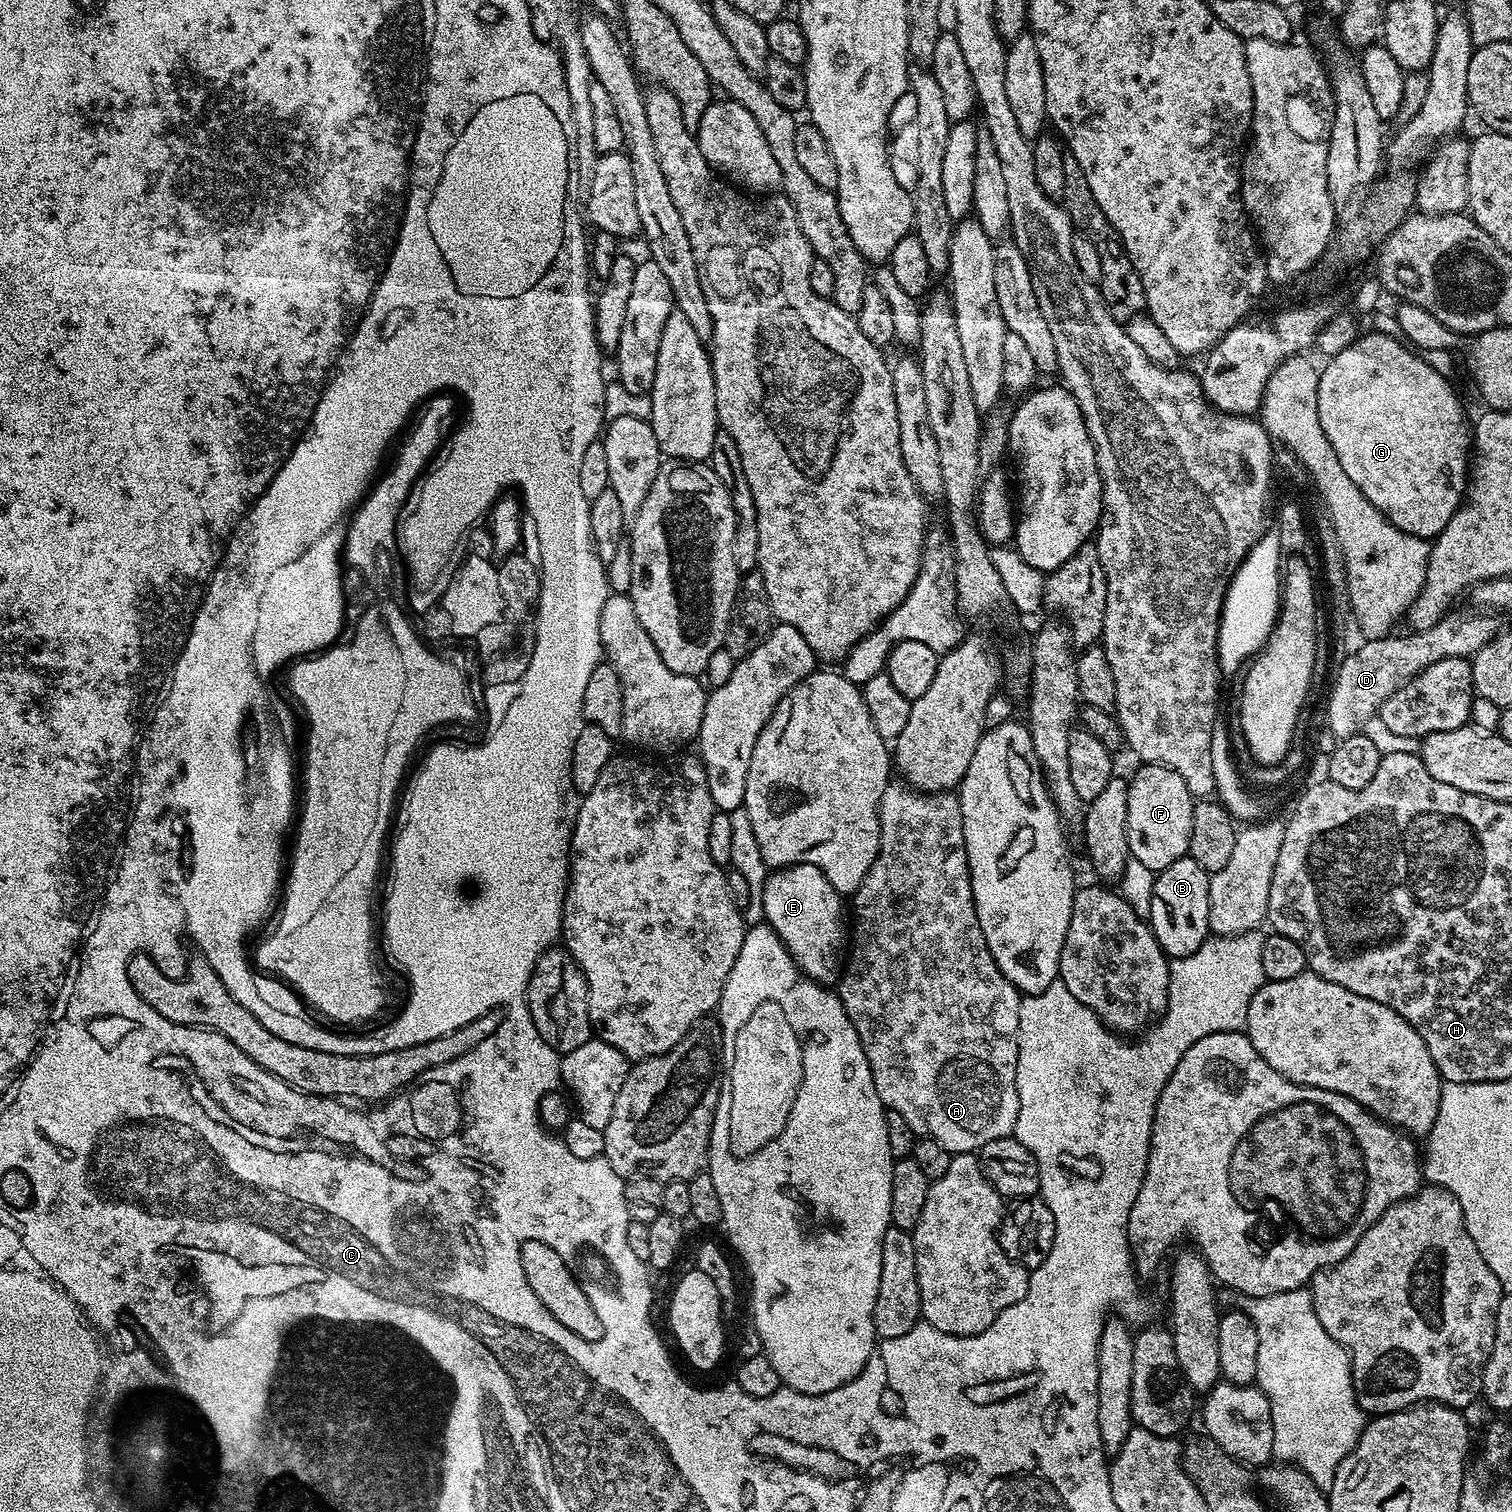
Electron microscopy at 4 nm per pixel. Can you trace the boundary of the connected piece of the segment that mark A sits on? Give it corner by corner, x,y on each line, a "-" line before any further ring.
890,782
886,786
886,790
882,794
882,802
880,803
880,845
878,846
878,854
874,858
874,862
870,866
866,878
862,878
862,886
858,886
858,890
852,893
850,903
852,903
852,908
850,904
850,945
852,944
852,953
849,956
847,953
846,963
843,965
838,981
838,995
842,1006
846,1010
846,1014
850,1018
850,1022
854,1022
854,1030
858,1030
858,1038
862,1042
862,1050
866,1054
866,1062
870,1062
870,1074
874,1078
874,1090
878,1090
878,1098
884,1104
885,1109
898,1110
898,1114
902,1114
902,1118
906,1118
910,1130
914,1130
917,1137
938,1142
946,1151
953,1154
958,1152
975,1153
982,1146
986,1146
986,1142
994,1142
994,1138
1013,1135
1016,1131
1016,1119
1018,1118
1018,1086
1016,1085
1018,1042
1016,1041
1016,1031
1018,1030
1018,1022
1020,1021
1018,1010
1020,1009
1022,993
1013,984
1006,982
1002,970
998,970
998,966
990,954
990,946
986,946
986,938
982,934
982,926
978,926
978,914
974,906
974,894
972,893
970,870
968,869
968,859
966,858
966,838
964,837
964,827
962,826
962,806
960,805
959,795
955,791
930,792
925,794
917,792
916,789
908,787
903,782
897,782
897,784
896,782

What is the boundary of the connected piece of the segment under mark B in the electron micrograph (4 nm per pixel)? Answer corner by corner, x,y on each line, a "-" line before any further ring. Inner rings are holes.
1190,855
1178,858
1178,862
1170,862
1170,866
1156,873
1154,898
1150,898
1150,914
1146,919
1165,956
1189,956
1209,939
1209,879
1210,873
1202,870
1202,866
1198,866
1198,862
1194,862

